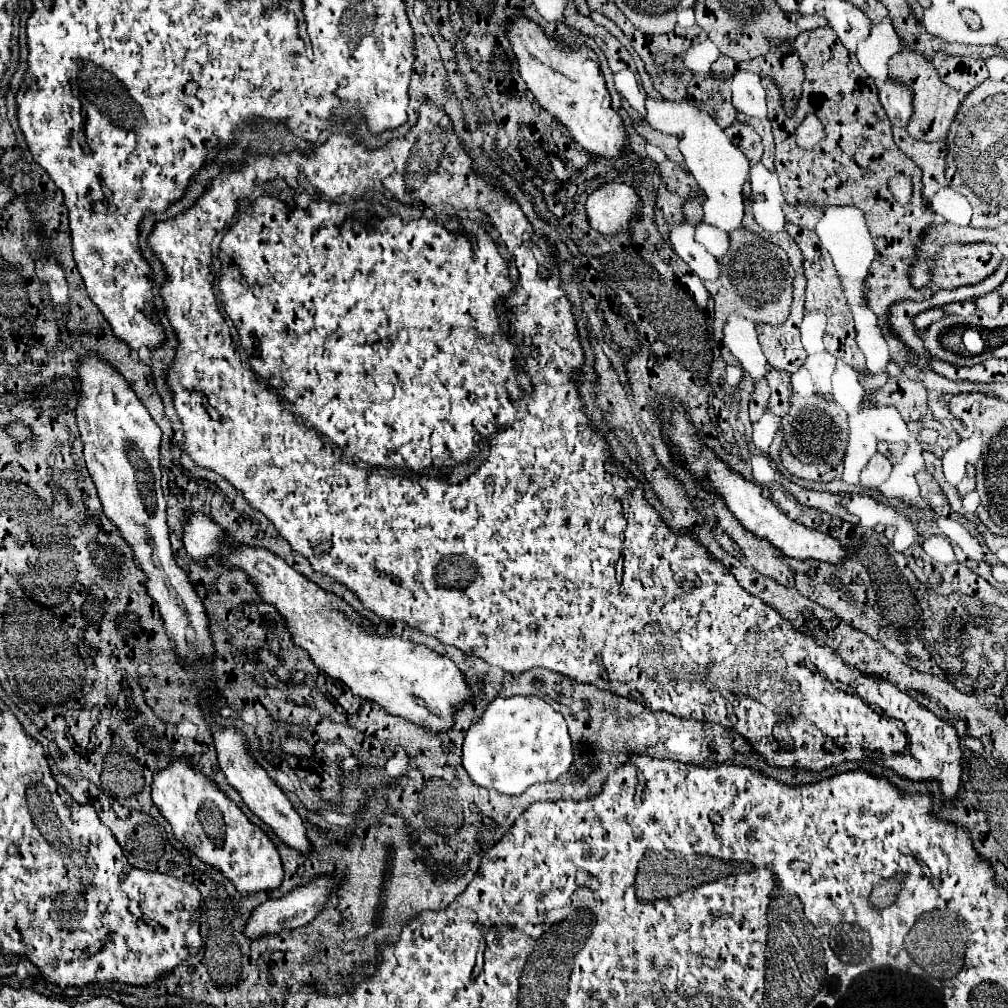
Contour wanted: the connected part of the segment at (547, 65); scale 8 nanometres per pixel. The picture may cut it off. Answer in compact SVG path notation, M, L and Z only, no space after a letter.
M512 17L508 31L510 43L518 57L520 77L526 81L540 107L552 113L554 119L560 121L570 131L574 141L586 151L604 157L622 155L628 149L626 133L618 113L610 107L610 93L606 89L596 53L588 47L566 51L560 41L554 43L554 39L546 37L542 29L526 17Z

